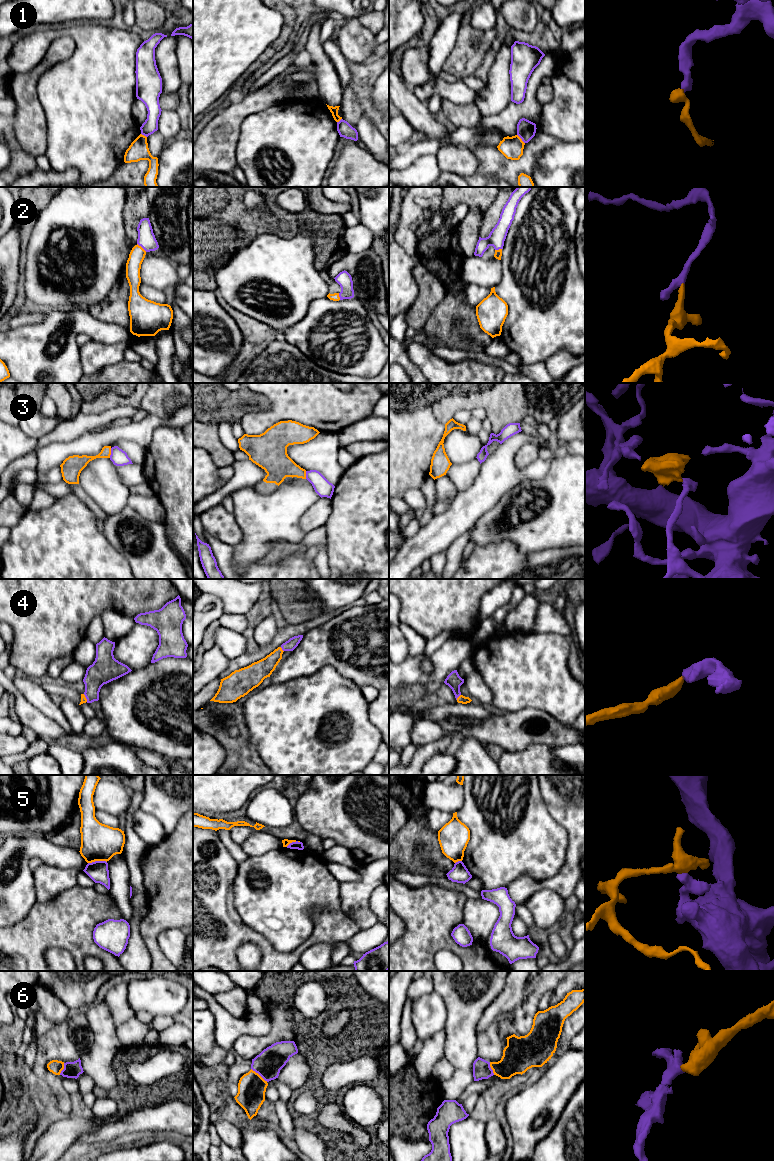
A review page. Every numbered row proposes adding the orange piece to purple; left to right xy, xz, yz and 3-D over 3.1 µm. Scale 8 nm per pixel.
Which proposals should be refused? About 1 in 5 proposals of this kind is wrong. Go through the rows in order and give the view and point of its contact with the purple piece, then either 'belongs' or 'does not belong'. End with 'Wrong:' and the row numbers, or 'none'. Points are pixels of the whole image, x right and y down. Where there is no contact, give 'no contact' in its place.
1: yz (521, 138) | does not belong
2: xy (142, 247) | belongs
3: xy (111, 453) | does not belong
4: yz (458, 696) | belongs
5: xy (97, 861) | does not belong
6: xz (259, 1074) | belongs
Wrong: 1, 3, 5

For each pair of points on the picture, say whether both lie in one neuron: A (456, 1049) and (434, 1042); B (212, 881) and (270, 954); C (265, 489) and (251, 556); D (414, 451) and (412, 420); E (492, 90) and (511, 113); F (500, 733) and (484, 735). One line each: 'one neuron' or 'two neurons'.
A: two neurons
B: one neuron
C: two neurons
D: one neuron
E: two neurons
F: one neuron

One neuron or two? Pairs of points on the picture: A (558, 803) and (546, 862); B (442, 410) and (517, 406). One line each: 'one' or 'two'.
A: two
B: one

